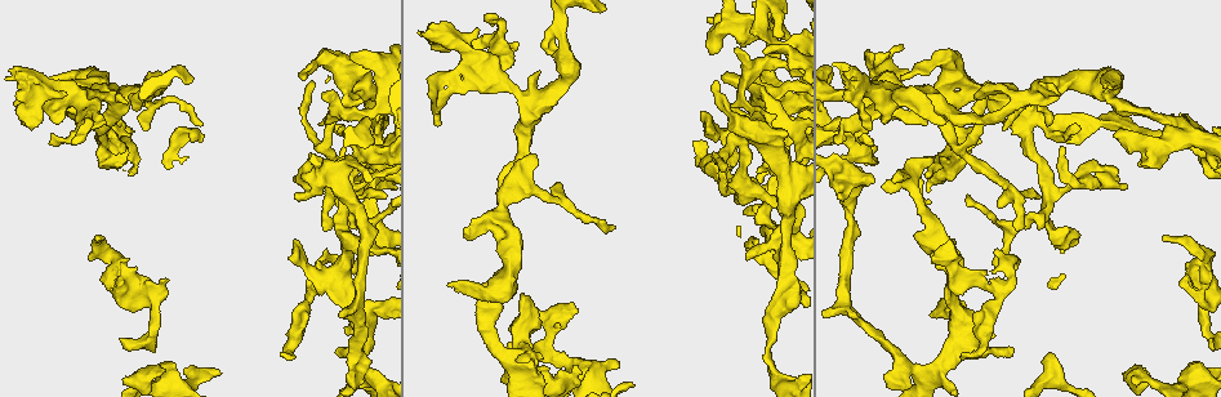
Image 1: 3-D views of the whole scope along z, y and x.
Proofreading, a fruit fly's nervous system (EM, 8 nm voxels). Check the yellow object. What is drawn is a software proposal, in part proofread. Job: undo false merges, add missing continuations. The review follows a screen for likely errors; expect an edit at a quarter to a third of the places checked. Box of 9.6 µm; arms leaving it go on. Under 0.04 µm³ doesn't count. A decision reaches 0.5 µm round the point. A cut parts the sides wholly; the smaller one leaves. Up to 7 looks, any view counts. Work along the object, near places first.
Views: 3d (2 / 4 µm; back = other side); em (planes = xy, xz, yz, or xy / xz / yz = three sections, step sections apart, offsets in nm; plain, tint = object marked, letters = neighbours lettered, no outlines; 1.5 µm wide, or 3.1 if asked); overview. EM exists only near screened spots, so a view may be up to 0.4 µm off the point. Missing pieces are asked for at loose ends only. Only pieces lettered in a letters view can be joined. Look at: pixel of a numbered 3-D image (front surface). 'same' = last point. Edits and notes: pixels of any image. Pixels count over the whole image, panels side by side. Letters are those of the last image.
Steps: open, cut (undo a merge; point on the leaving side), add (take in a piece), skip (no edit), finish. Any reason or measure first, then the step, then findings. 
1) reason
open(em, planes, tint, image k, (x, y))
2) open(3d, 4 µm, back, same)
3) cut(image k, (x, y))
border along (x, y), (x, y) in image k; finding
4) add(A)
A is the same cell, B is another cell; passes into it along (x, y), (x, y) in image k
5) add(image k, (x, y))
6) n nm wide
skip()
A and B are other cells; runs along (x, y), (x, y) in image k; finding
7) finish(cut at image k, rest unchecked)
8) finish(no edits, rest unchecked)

open(3d, 2 µm, image 1, (430, 23))

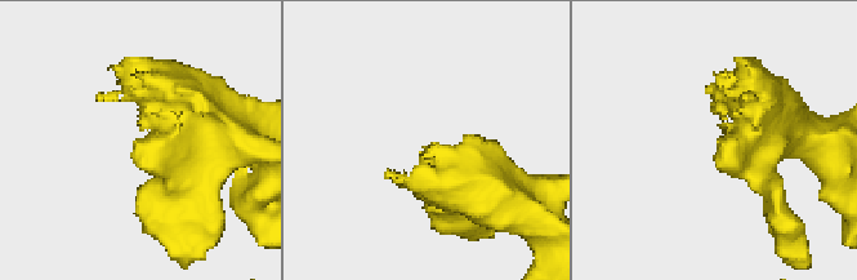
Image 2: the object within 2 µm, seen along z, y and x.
shape alone is not enough
open(em, planes, letters, image 2, (727, 155))

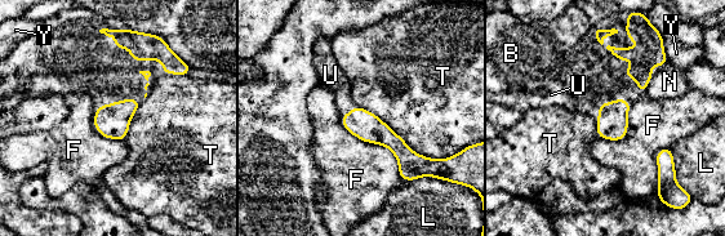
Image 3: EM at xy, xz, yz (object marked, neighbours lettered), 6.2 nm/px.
add(image 3, (330, 75))
U is the same cell, B, F, L, N, T and Y are other cells; passes into it along (363, 124), (354, 107), (330, 75) in image 3; it goes on there

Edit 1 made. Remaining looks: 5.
redraw
open(overview)

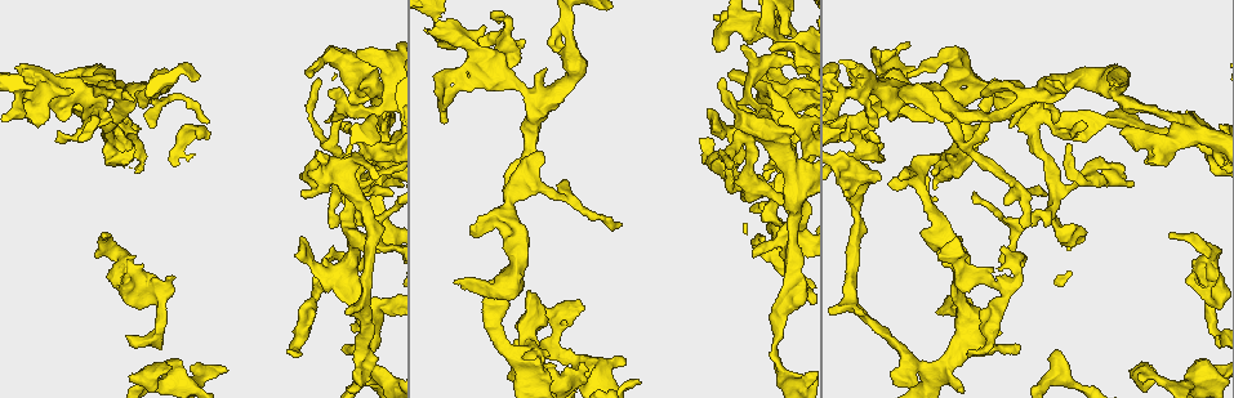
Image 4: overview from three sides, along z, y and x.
thick end
open(3d, 2 µm, image 4, (1201, 359))

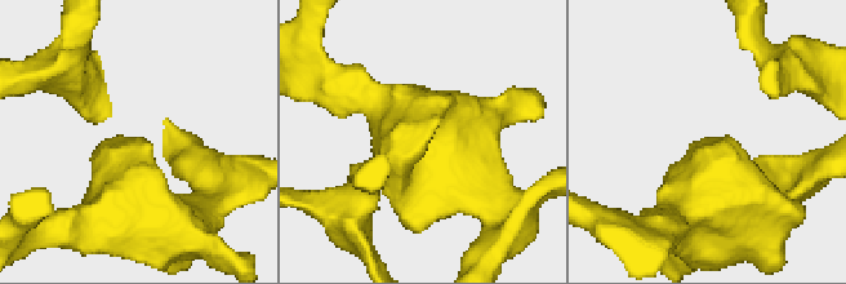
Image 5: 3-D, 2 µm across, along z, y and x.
shape alone is not enough
open(em, xy, step 4, tint, image 5, (133, 137))

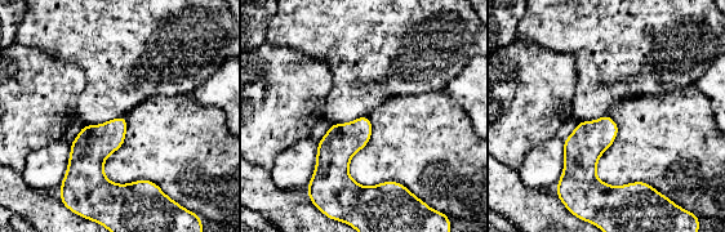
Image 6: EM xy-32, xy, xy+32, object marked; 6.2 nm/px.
cut it another way
open(em, planes, letters, same)

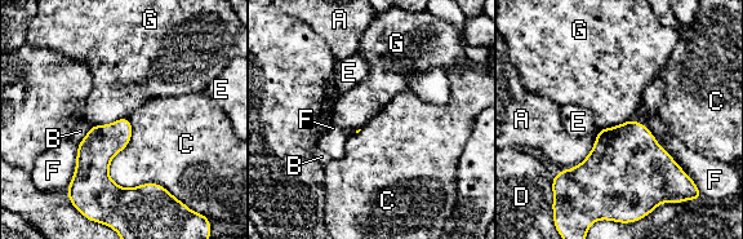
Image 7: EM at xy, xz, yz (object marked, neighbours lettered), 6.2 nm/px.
C touches over 550 nm
skip()
A, B, C, D, E, F and G are other cells; no lettered piece goes on from it

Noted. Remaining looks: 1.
finish(add at image 3, rest unchecked)

